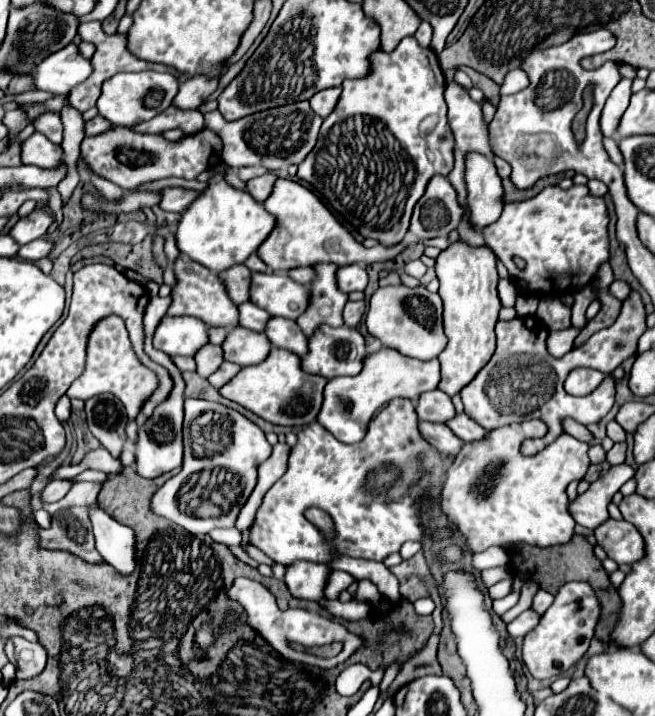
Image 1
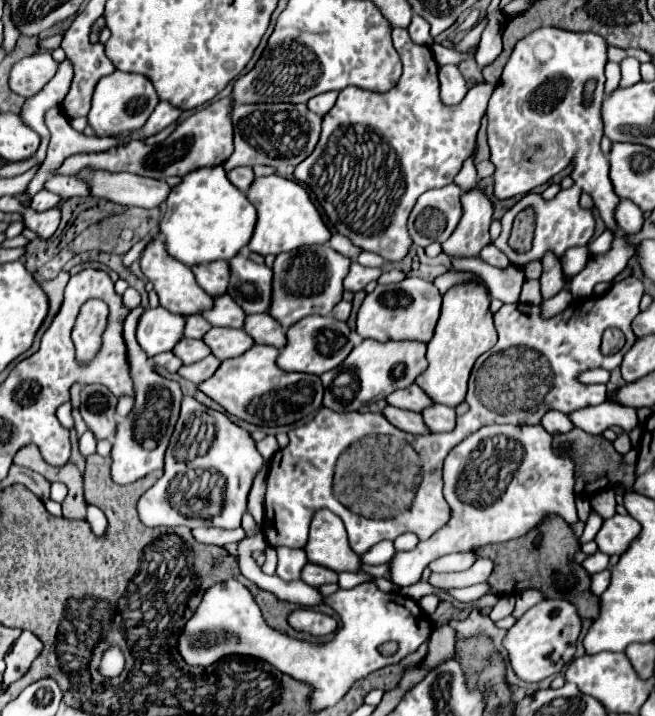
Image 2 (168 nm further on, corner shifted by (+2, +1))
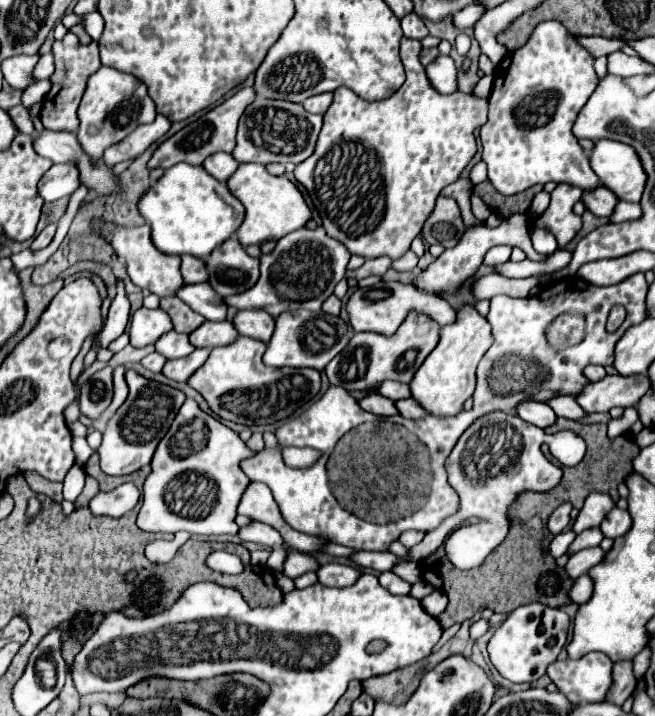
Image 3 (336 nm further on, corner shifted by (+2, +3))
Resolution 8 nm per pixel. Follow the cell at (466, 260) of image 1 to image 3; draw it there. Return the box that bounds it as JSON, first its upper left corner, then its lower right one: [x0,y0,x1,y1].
[409,304,493,416]

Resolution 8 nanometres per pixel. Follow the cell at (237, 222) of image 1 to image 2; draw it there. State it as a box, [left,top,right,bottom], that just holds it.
[159,166,257,266]

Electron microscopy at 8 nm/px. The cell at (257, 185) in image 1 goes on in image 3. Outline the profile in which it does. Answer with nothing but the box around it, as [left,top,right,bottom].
[203,152,239,182]

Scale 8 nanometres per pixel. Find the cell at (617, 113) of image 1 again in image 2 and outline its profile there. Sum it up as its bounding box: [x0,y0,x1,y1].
[605,62,621,94]

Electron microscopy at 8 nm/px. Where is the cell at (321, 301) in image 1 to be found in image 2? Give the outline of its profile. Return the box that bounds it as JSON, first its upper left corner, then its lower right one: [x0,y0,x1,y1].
[269,246,351,328]

